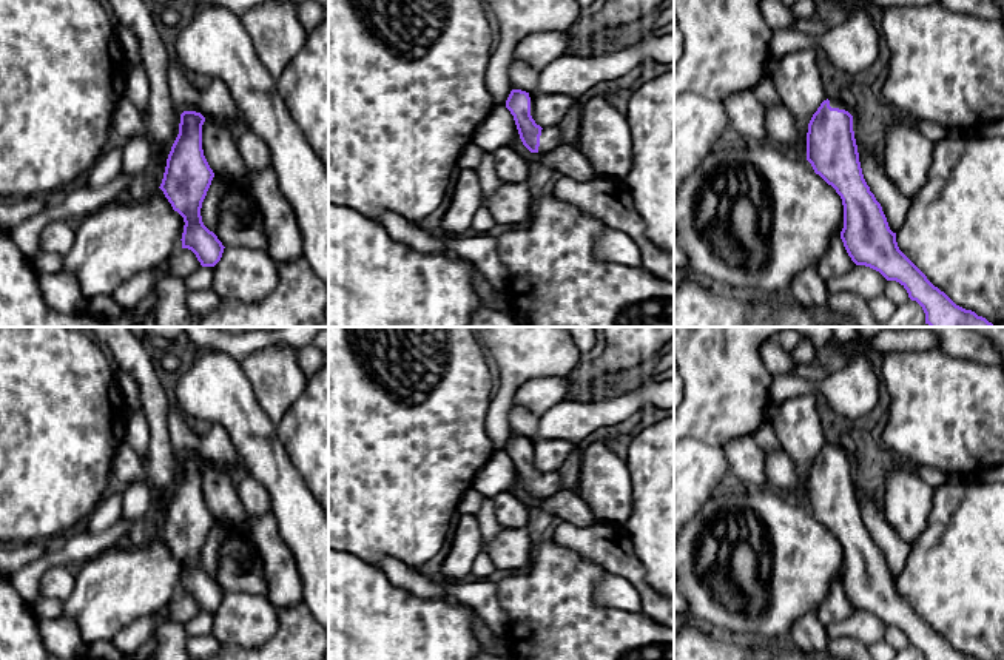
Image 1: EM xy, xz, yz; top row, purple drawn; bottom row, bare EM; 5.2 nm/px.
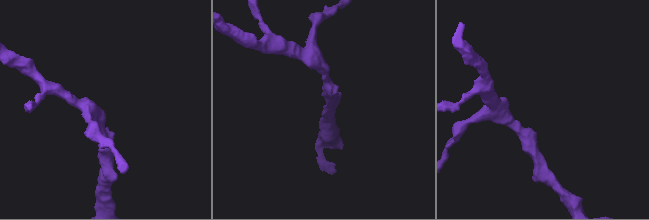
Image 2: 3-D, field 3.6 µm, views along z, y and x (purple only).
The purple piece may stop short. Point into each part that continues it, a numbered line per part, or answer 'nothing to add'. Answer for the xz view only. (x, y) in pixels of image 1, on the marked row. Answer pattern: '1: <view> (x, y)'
1: xz (551, 138)

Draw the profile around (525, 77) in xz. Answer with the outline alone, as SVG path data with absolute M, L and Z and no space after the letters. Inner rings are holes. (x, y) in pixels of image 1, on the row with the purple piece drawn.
M512 59L509 66L509 79L512 89L521 89L532 93L538 83L540 71L532 68L527 62L520 59Z

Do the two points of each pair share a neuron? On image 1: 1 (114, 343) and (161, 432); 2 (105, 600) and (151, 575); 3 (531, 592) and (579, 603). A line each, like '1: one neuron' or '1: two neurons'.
1: one neuron
2: one neuron
3: one neuron

